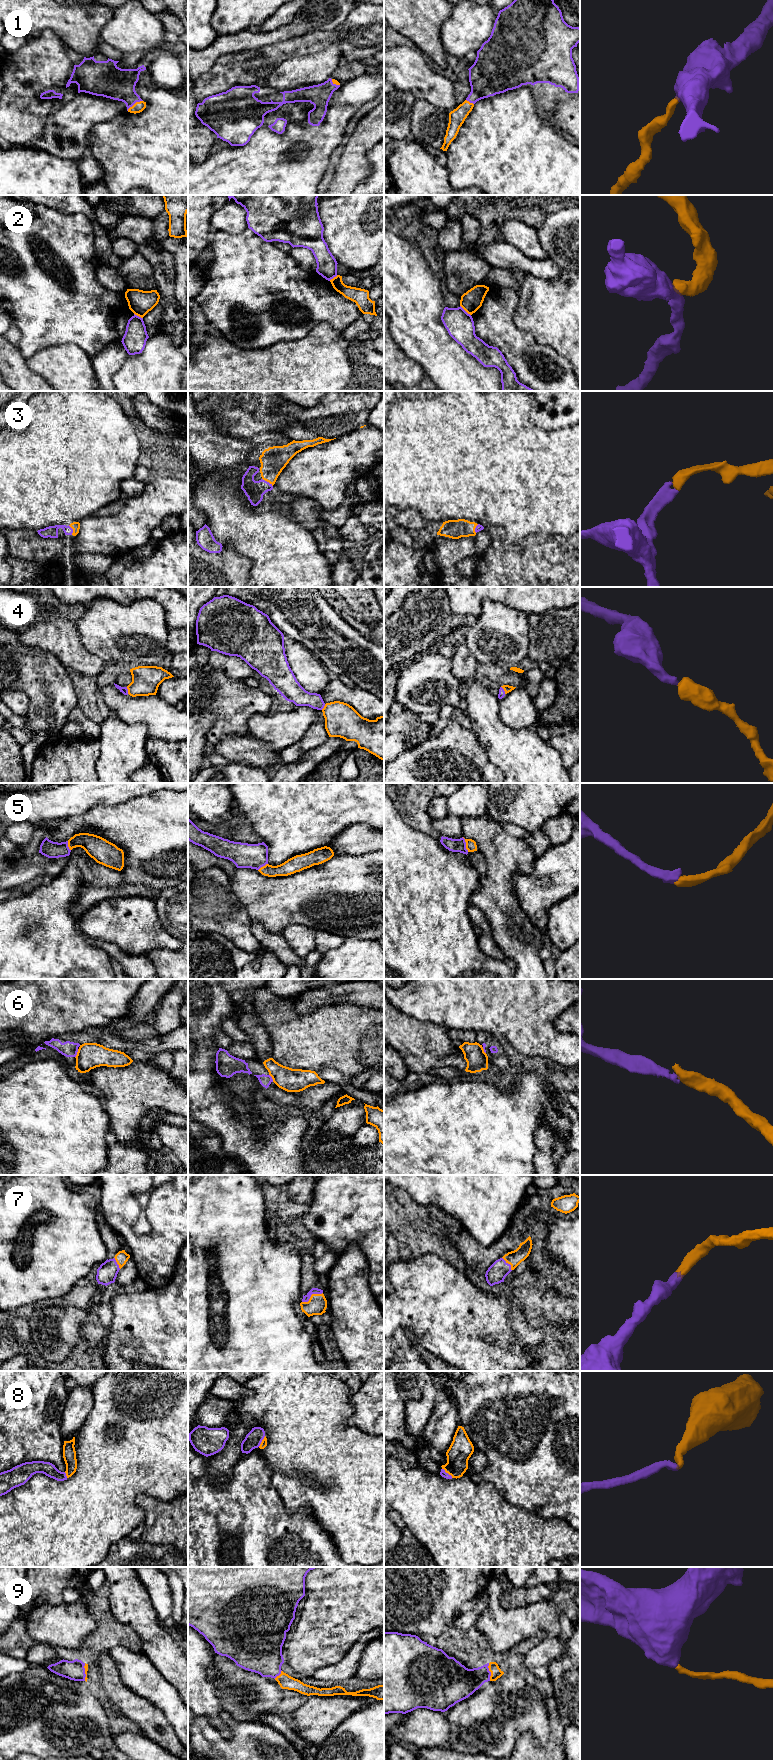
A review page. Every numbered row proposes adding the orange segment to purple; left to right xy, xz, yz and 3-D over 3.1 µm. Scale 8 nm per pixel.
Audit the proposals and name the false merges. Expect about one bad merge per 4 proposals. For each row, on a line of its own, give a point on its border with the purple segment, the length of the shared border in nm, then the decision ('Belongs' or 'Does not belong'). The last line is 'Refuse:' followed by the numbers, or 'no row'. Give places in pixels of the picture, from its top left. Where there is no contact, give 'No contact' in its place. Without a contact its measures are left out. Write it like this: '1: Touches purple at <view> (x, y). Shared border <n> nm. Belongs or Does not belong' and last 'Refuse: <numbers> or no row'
1: Touches purple at xy (134, 103). Shared border 150 nm. Belongs
2: Touches purple at yz (464, 310). Shared border 120 nm. Does not belong
3: Touches purple at xz (266, 481). Shared border 110 nm. Belongs
4: Touches purple at yz (503, 690). Shared border 70 nm. Belongs
5: Touches purple at yz (465, 844). Shared border 130 nm. Belongs
6: Touches purple at xy (76, 1053). Shared border 80 nm. Does not belong
7: Touches purple at xz (311, 1294). Shared border 190 nm. Belongs
8: Touches purple at yz (447, 1473). Shared border 120 nm. Belongs
9: Touches purple at yz (490, 1672). Shared border 140 nm. Belongs
Refuse: 2, 6

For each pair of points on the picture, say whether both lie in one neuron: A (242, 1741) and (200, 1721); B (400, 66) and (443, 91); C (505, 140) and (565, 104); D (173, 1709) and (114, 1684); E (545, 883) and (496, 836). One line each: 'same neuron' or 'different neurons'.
A: same neuron
B: same neuron
C: different neurons
D: different neurons
E: different neurons

